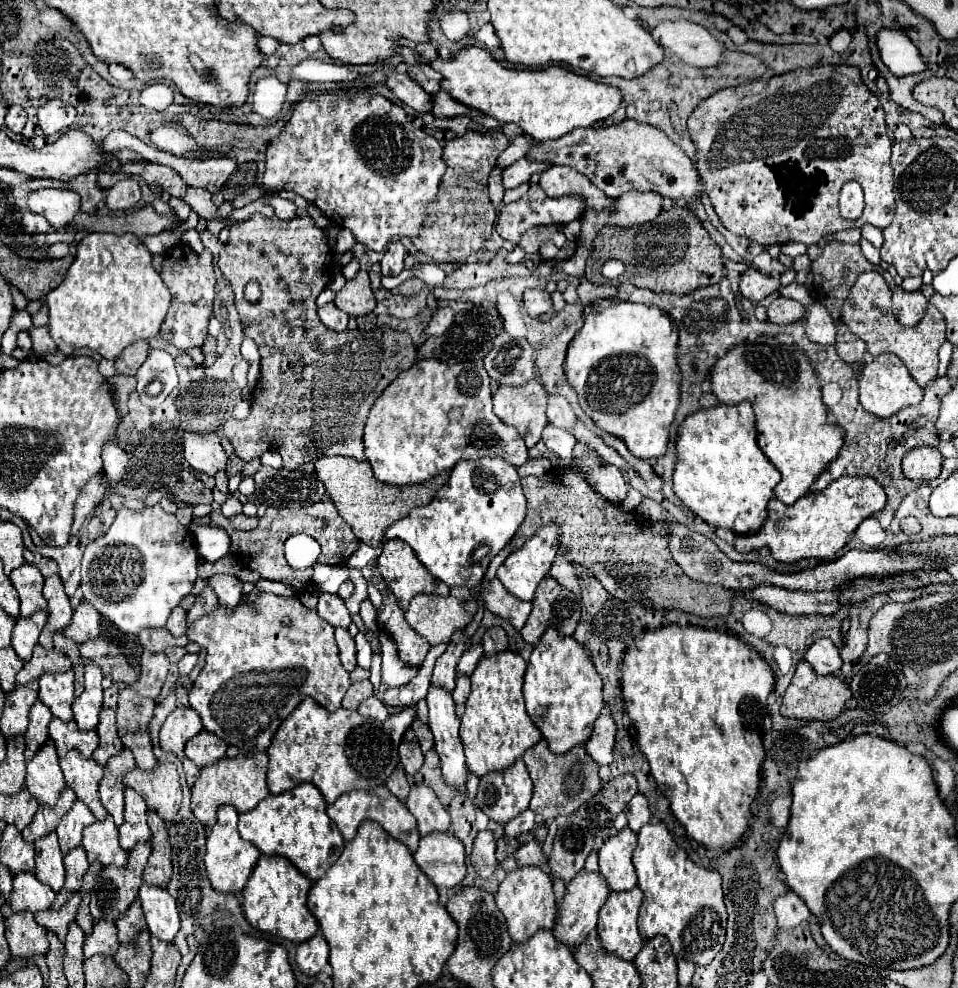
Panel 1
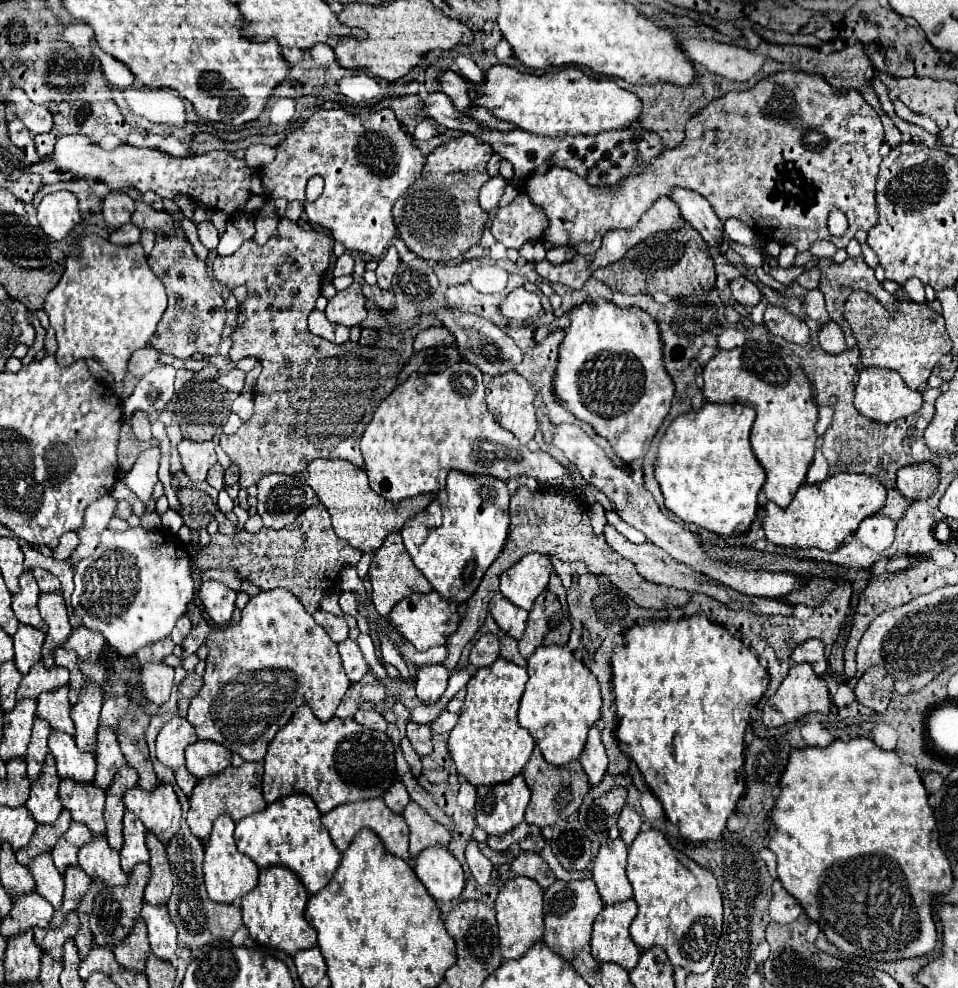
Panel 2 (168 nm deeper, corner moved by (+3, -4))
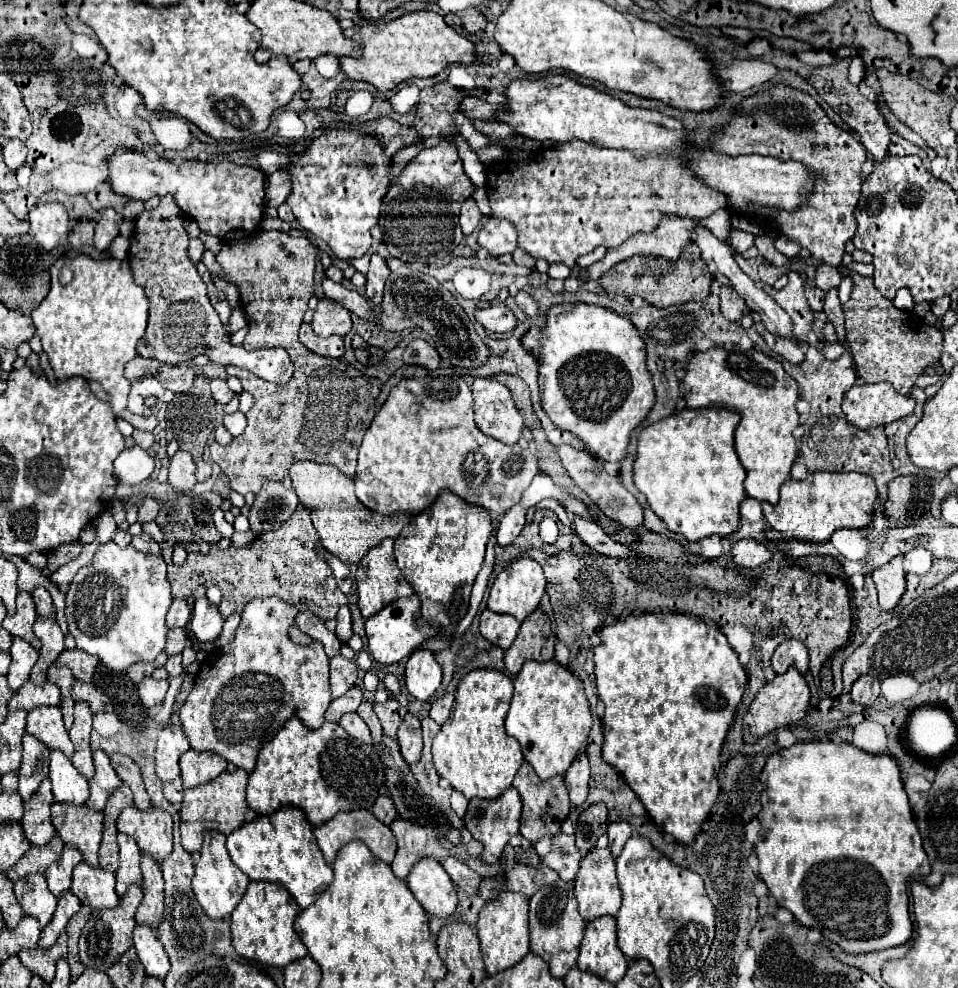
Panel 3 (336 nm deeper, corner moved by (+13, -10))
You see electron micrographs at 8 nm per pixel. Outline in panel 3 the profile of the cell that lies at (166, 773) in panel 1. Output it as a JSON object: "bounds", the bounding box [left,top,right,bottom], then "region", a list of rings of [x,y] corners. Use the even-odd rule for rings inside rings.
{"bounds":[118,807,172,861],"region":[[[128,807],[120,813],[118,819],[118,831],[124,835],[130,835],[142,853],[148,853],[154,857],[154,861],[164,861],[170,853],[172,853],[172,817],[166,811],[158,811],[158,809],[148,809],[148,811],[140,811],[136,807]]]}

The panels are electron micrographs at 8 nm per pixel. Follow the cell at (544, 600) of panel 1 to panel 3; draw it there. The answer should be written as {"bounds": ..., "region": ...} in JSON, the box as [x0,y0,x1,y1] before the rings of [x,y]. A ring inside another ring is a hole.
{"bounds":[504,609,556,675],"region":[[[536,609],[528,619],[522,621],[520,633],[510,649],[504,653],[504,665],[510,675],[518,675],[524,661],[552,661],[554,659],[554,643],[556,635],[552,633],[548,617]]]}

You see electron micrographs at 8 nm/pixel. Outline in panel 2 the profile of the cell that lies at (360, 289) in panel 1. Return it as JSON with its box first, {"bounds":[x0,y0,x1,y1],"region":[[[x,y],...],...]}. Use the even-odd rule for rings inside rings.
{"bounds":[324,283,366,327],"region":[[[352,283],[348,289],[338,291],[328,301],[324,313],[332,323],[340,323],[346,327],[360,325],[366,319],[366,297],[362,295],[360,283]]]}

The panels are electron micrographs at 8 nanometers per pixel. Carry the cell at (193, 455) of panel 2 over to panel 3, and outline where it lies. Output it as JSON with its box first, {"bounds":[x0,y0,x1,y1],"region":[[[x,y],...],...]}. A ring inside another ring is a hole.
{"bounds":[170,451,196,491],"region":[[[176,451],[170,461],[170,485],[176,491],[190,491],[196,485],[196,463],[188,451]]]}

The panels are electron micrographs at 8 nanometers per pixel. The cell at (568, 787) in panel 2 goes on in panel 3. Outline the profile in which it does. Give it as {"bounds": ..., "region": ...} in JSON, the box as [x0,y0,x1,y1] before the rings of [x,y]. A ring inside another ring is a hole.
{"bounds":[514,763,570,841],"region":[[[522,763],[522,767],[518,769],[518,773],[514,777],[514,787],[518,789],[520,799],[522,799],[520,835],[526,837],[528,841],[538,841],[542,837],[556,835],[560,831],[562,821],[570,813],[570,799],[568,799],[568,791],[566,791],[566,785],[564,785],[564,777],[556,775],[556,777],[552,777],[548,781],[542,781],[532,771],[530,763]]]}

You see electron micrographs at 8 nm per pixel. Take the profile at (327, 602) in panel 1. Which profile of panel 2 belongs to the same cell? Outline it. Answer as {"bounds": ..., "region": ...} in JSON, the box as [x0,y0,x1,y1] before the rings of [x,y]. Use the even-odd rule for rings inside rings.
{"bounds":[314,609,348,643],"region":[[[318,609],[318,611],[314,613],[314,619],[316,619],[318,625],[322,625],[322,627],[328,631],[328,635],[330,635],[336,643],[340,643],[340,641],[344,641],[344,639],[348,637],[348,625],[346,625],[346,621],[344,621],[342,617]]]}

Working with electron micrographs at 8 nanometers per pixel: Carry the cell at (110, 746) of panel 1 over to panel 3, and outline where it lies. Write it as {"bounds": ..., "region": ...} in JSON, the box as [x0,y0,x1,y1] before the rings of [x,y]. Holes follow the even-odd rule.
{"bounds":[86,751,122,811],"region":[[[94,751],[94,767],[96,773],[90,781],[90,797],[86,801],[86,807],[94,811],[104,811],[108,797],[114,789],[122,785],[122,781],[118,779],[116,771],[110,765],[110,757],[104,751]]]}

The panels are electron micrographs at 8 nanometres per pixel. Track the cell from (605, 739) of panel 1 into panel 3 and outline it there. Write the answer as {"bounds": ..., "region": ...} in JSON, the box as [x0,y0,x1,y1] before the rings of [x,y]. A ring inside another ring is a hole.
{"bounds":[564,755,590,807],"region":[[[578,755],[576,763],[566,771],[564,783],[570,793],[570,805],[572,807],[582,807],[586,797],[588,797],[588,779],[590,779],[590,765],[586,755]]]}

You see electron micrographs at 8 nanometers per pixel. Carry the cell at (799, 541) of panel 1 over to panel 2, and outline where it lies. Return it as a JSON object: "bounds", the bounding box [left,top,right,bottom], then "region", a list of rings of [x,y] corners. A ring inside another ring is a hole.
{"bounds":[762,473,886,553],"region":[[[842,473],[828,477],[822,483],[804,483],[788,507],[778,507],[772,501],[766,503],[762,529],[766,539],[778,547],[798,547],[798,549],[820,549],[834,553],[854,531],[864,517],[878,513],[884,507],[886,489],[872,477]]]}

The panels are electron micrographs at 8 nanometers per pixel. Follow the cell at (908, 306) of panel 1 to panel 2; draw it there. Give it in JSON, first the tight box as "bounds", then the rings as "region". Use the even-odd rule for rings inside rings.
{"bounds":[816,257,900,349],"region":[[[848,257],[844,263],[834,263],[832,259],[818,259],[816,267],[820,269],[820,285],[818,285],[818,289],[824,293],[826,309],[828,309],[828,313],[830,313],[830,319],[842,327],[844,339],[846,339],[846,347],[848,347],[848,349],[854,349],[854,347],[856,347],[856,341],[854,341],[852,331],[848,329],[848,325],[846,325],[846,321],[844,321],[844,317],[842,317],[842,305],[844,305],[844,301],[848,299],[848,295],[850,295],[852,291],[856,291],[856,289],[868,289],[874,297],[878,297],[878,301],[880,301],[888,311],[894,311],[894,309],[898,311],[898,309],[900,309],[900,307],[898,307],[898,301],[894,299],[894,295],[888,293],[888,291],[882,287],[882,283],[874,277],[874,269],[870,269],[862,257],[854,257],[854,259]]]}

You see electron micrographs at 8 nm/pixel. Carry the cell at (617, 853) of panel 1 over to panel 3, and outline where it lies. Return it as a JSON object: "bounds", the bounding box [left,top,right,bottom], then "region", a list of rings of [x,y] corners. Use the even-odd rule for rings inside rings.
{"bounds":[574,849,622,921],"region":[[[592,849],[582,861],[580,861],[580,869],[574,881],[574,895],[578,901],[578,911],[582,915],[584,921],[594,921],[602,915],[616,915],[616,911],[620,909],[622,903],[622,891],[618,887],[618,879],[616,879],[616,865],[614,865],[614,855],[610,853],[610,849]]]}

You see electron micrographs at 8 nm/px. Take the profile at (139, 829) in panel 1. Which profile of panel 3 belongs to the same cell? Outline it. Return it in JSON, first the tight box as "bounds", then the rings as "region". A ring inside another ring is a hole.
{"bounds":[116,833,142,897],"region":[[[118,833],[118,845],[120,845],[120,869],[116,873],[116,893],[118,897],[124,897],[130,885],[138,887],[142,885],[140,849],[136,847],[136,841],[124,833]]]}

